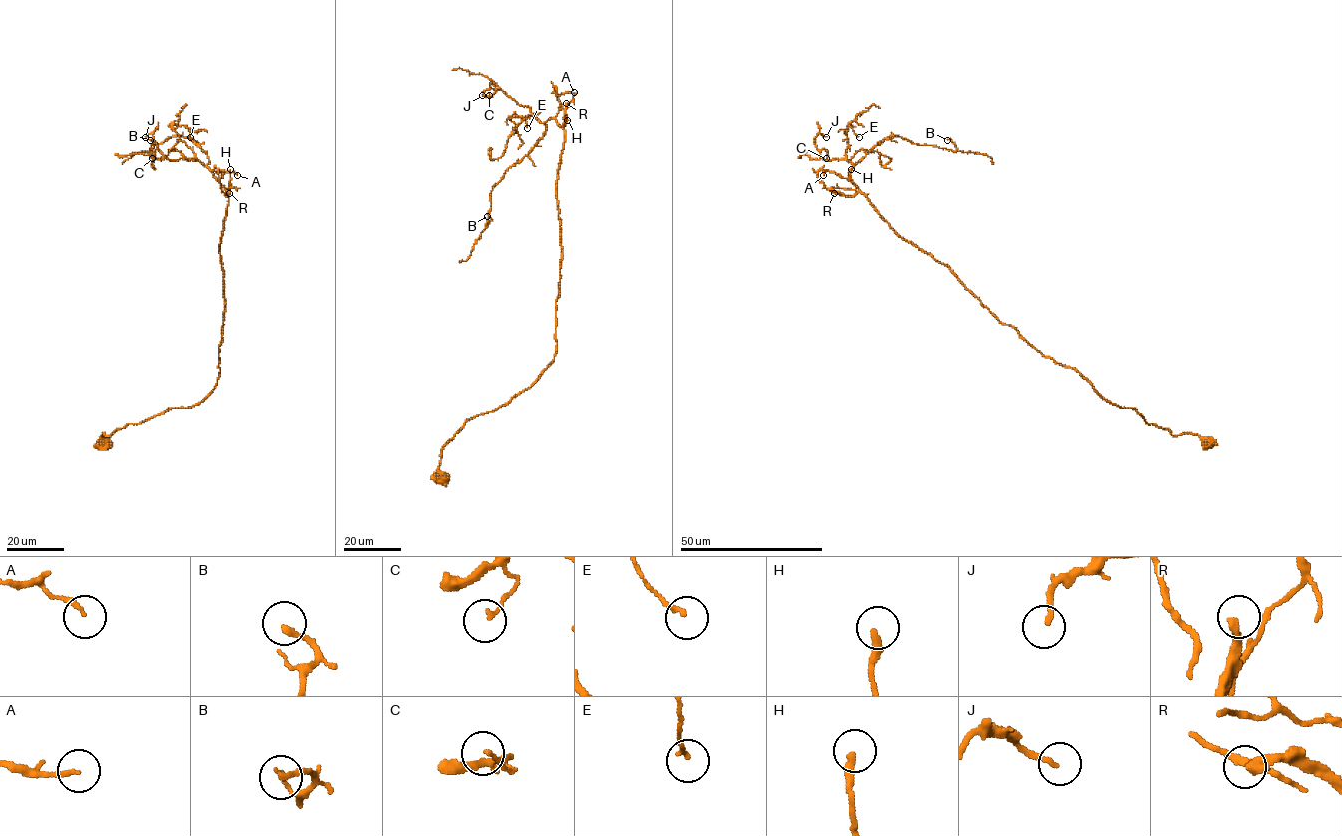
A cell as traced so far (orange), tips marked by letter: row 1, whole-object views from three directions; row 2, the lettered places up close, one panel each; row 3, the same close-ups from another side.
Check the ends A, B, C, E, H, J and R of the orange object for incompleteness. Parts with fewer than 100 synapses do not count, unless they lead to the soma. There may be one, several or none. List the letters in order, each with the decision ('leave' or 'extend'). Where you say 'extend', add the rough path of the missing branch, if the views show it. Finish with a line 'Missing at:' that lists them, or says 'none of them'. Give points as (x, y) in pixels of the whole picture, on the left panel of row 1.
A: leave
B: leave
C: leave
E: leave
H: leave
J: leave
R: extend; course (229, 193), (224, 174), (210, 163), (105, 196), (98, 226), (79, 237), (69, 258)
Missing at: R

